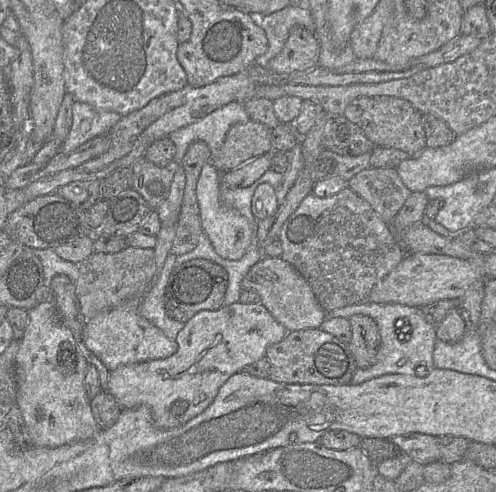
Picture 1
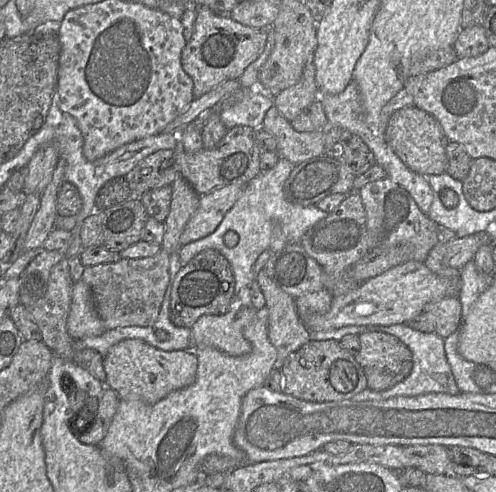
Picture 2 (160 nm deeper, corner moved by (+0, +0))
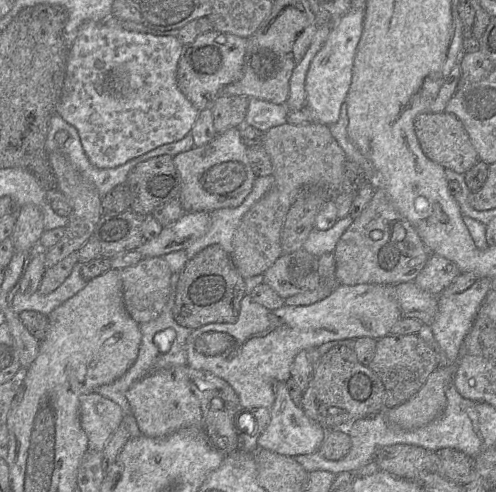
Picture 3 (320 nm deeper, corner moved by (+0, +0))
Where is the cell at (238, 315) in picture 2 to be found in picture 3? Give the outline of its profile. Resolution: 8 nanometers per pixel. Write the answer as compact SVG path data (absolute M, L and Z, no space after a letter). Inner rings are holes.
M359 284L339 285L327 298L307 306L284 306L268 309L256 303L250 295L241 300L240 312L235 323L210 323L192 331L186 340L187 366L207 371L226 381L239 398L242 411L250 412L254 427L250 433L239 432L239 451L259 448L257 440L270 420L270 409L275 399L276 388L291 378L291 366L295 356L324 343L370 337L380 339L390 334L393 325L402 318L394 285Z

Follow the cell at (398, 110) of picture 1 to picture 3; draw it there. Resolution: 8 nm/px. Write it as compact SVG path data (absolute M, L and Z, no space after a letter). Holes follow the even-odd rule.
M447 112L421 113L415 118L414 127L423 153L445 169L465 174L480 161L463 123L455 115Z

